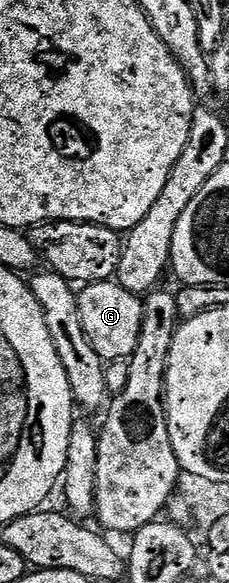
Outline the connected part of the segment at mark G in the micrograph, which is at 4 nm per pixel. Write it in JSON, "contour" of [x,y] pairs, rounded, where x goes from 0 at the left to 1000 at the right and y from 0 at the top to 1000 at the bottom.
{"contour":[[[502,479],[432,480],[371,487],[332,509],[358,566],[393,593],[459,621],[555,617],[603,593],[603,573],[620,569],[624,513],[598,503],[550,497]]]}

